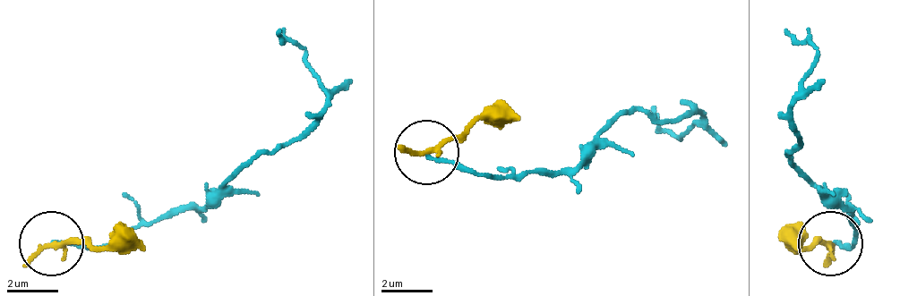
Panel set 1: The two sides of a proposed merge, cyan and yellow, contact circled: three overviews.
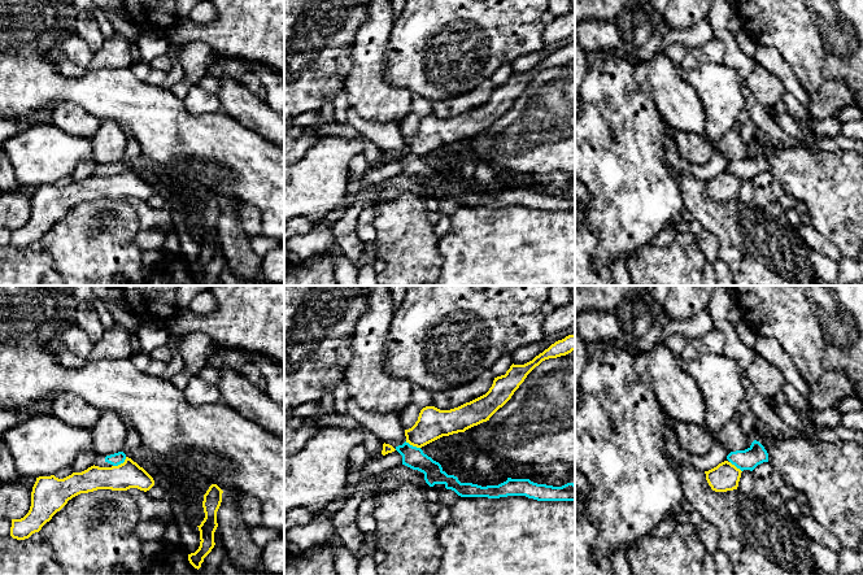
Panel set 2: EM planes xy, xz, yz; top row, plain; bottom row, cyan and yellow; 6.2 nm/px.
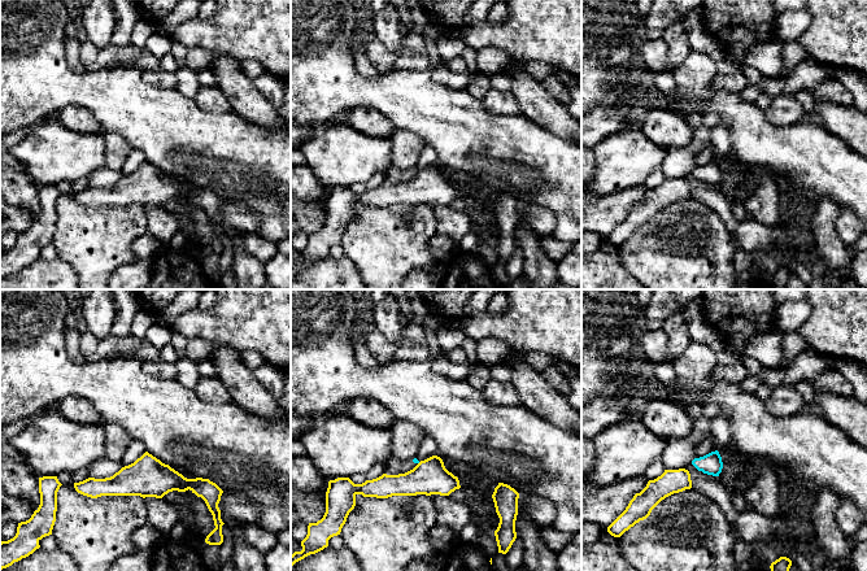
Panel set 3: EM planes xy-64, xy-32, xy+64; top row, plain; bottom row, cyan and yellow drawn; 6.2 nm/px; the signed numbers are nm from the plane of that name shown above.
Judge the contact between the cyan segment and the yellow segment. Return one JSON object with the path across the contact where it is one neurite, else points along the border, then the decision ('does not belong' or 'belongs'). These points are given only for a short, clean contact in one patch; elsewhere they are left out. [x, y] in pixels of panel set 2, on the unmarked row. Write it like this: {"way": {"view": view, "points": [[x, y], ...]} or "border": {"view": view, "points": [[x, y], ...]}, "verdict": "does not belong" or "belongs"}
{"border": {"view": "xy", "points": [[126, 166], [122, 171], [113, 175]]}, "verdict": "does not belong"}

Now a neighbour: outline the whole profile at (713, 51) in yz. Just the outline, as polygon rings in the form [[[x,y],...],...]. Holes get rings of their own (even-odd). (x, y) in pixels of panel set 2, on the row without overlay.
[[[716,38],[705,44],[688,49],[681,65],[681,71],[694,70],[705,64],[722,64],[725,55],[725,45]]]

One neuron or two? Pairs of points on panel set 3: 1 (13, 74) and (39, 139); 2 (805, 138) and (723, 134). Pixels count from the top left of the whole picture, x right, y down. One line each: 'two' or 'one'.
1: two
2: two

